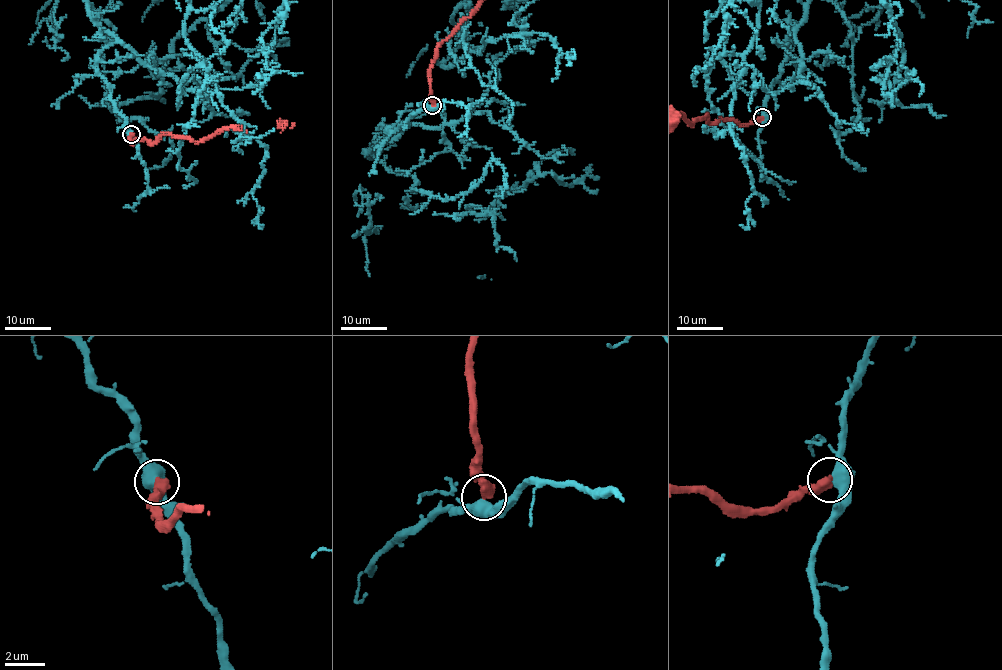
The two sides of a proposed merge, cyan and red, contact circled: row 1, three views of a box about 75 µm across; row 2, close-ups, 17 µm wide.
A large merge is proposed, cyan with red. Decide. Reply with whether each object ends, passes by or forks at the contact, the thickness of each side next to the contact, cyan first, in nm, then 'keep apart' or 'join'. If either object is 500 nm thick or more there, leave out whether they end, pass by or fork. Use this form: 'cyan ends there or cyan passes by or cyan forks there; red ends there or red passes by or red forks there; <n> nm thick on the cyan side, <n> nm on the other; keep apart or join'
440 nm thick on the cyan side, 550 nm on the other; keep apart

